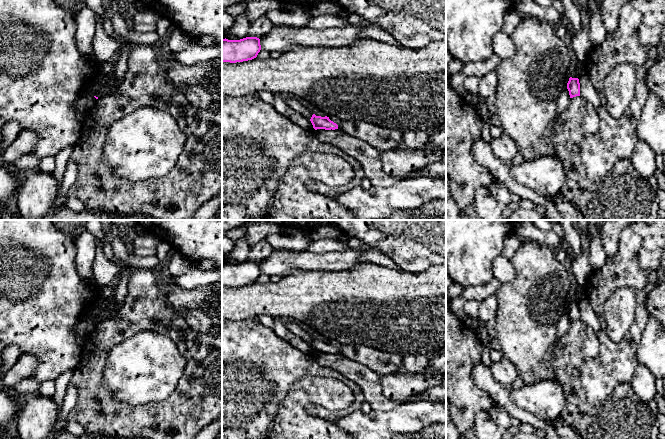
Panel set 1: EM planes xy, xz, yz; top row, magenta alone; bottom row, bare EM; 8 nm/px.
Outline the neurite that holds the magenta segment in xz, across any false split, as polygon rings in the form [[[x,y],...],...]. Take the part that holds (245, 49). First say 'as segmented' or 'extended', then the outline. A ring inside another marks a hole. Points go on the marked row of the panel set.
as segmented; [[[246,37],[240,40],[222,39],[222,62],[243,62],[257,57],[261,50],[260,39]]]

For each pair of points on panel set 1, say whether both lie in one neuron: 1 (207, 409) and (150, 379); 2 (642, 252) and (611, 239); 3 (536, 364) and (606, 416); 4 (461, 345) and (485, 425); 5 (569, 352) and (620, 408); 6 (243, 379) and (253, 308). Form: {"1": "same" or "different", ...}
{"1": "different", "2": "different", "3": "different", "4": "different", "5": "same", "6": "different"}

